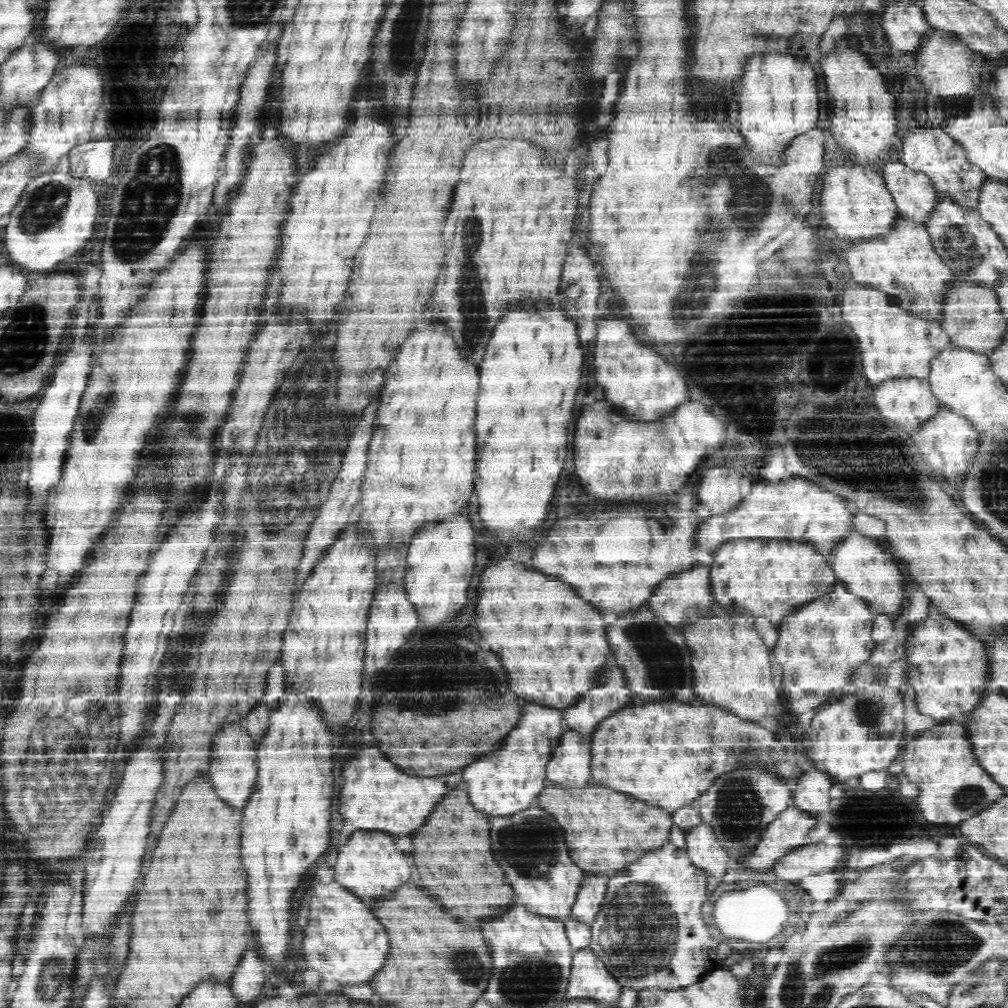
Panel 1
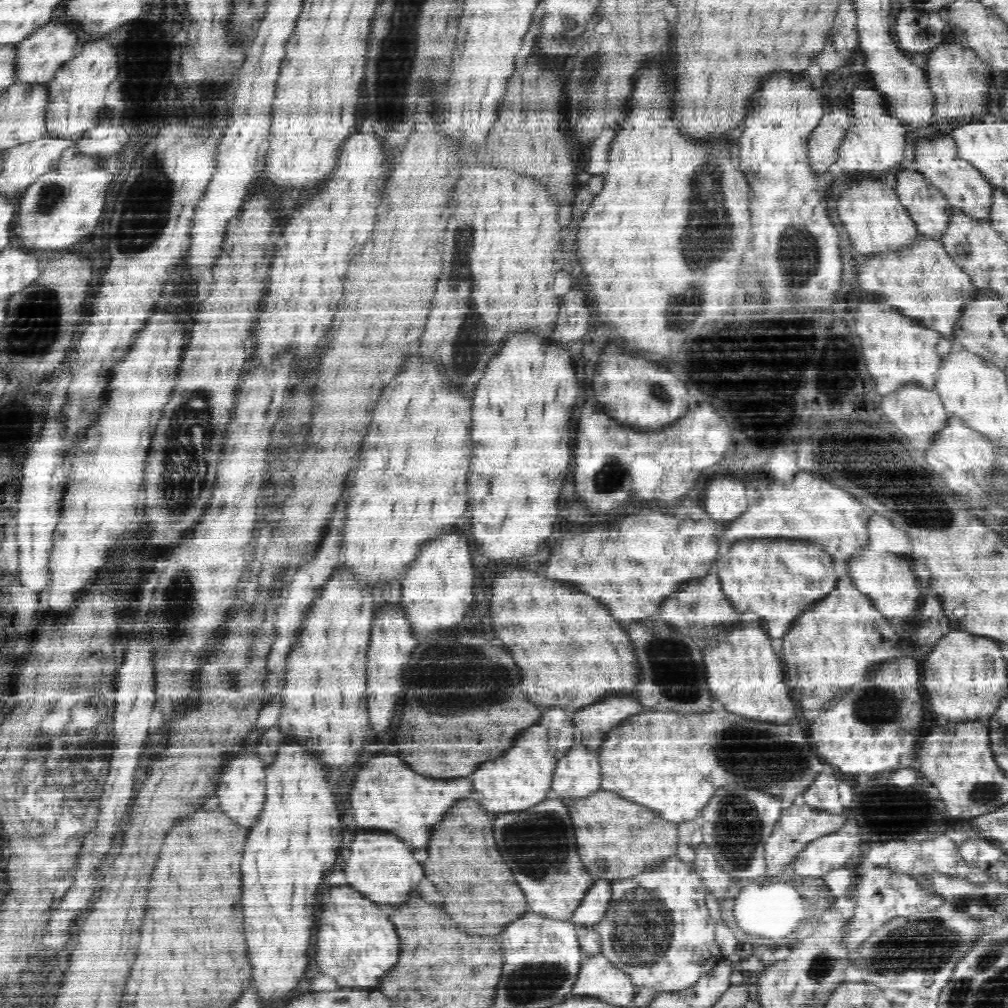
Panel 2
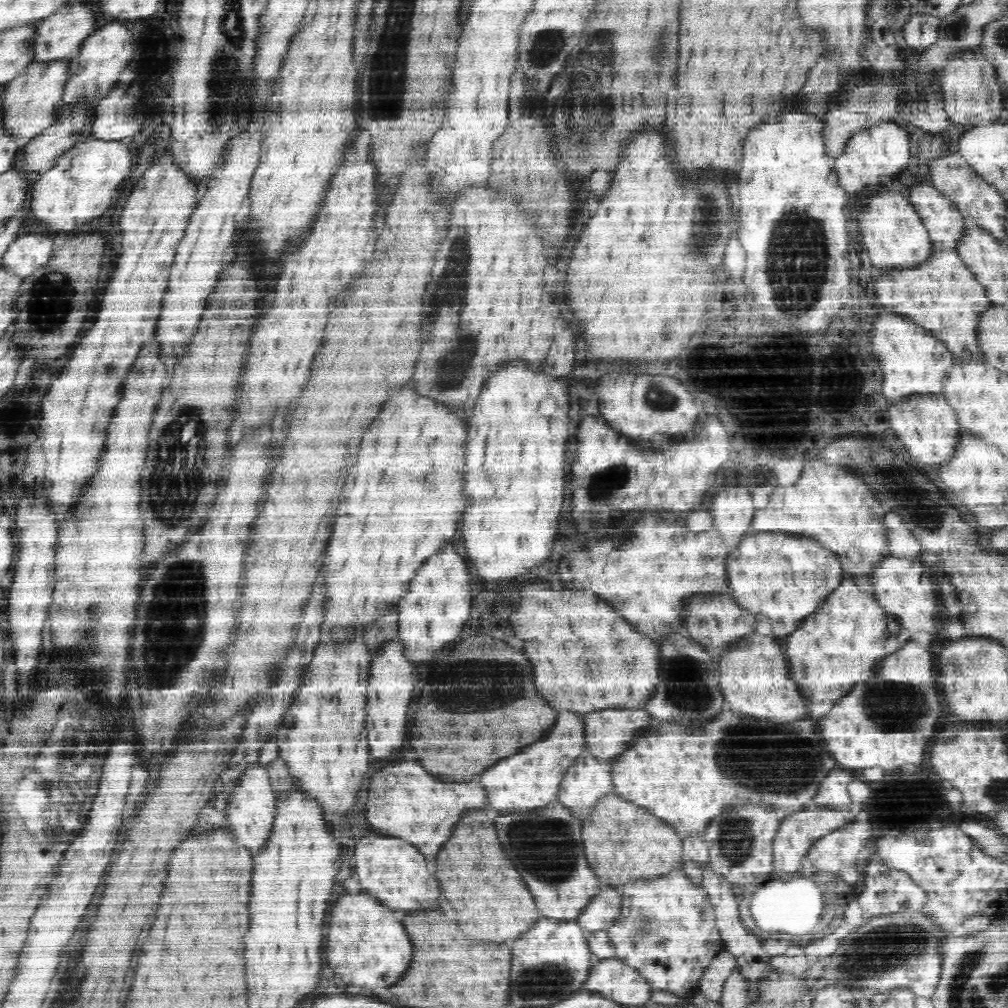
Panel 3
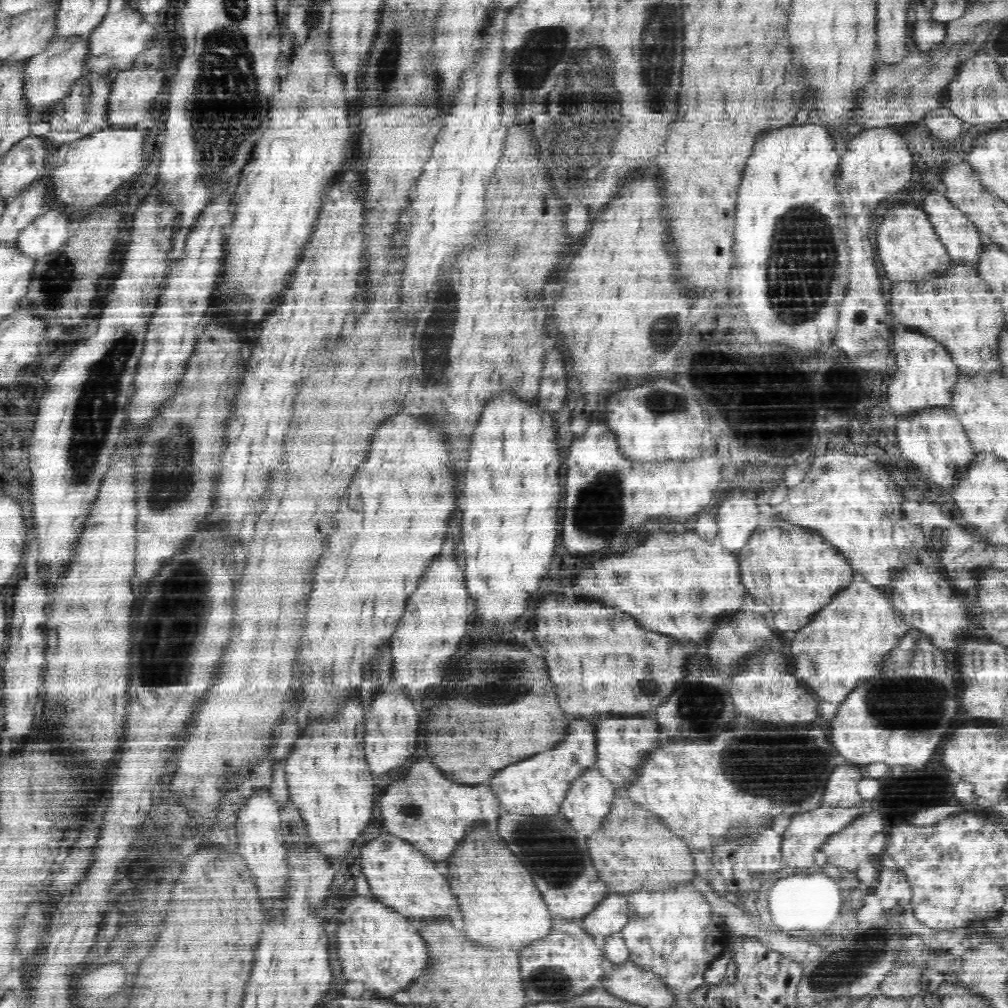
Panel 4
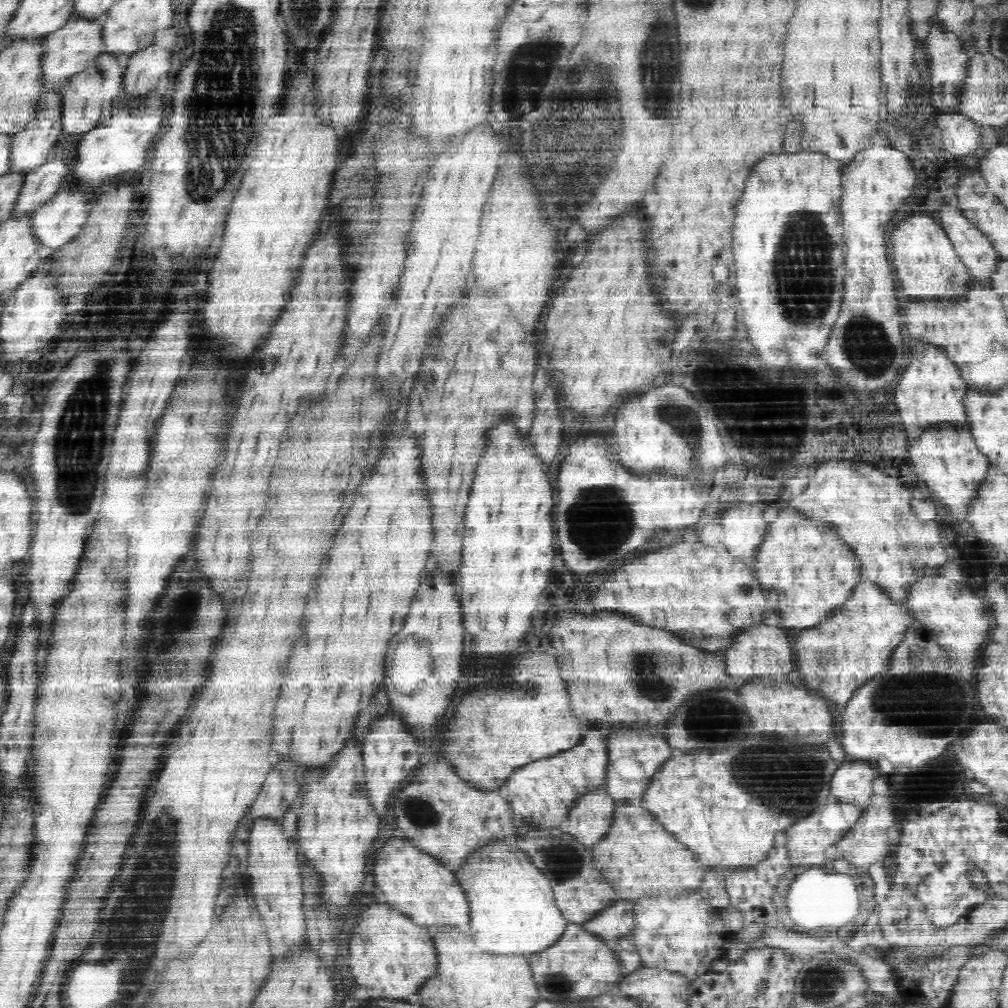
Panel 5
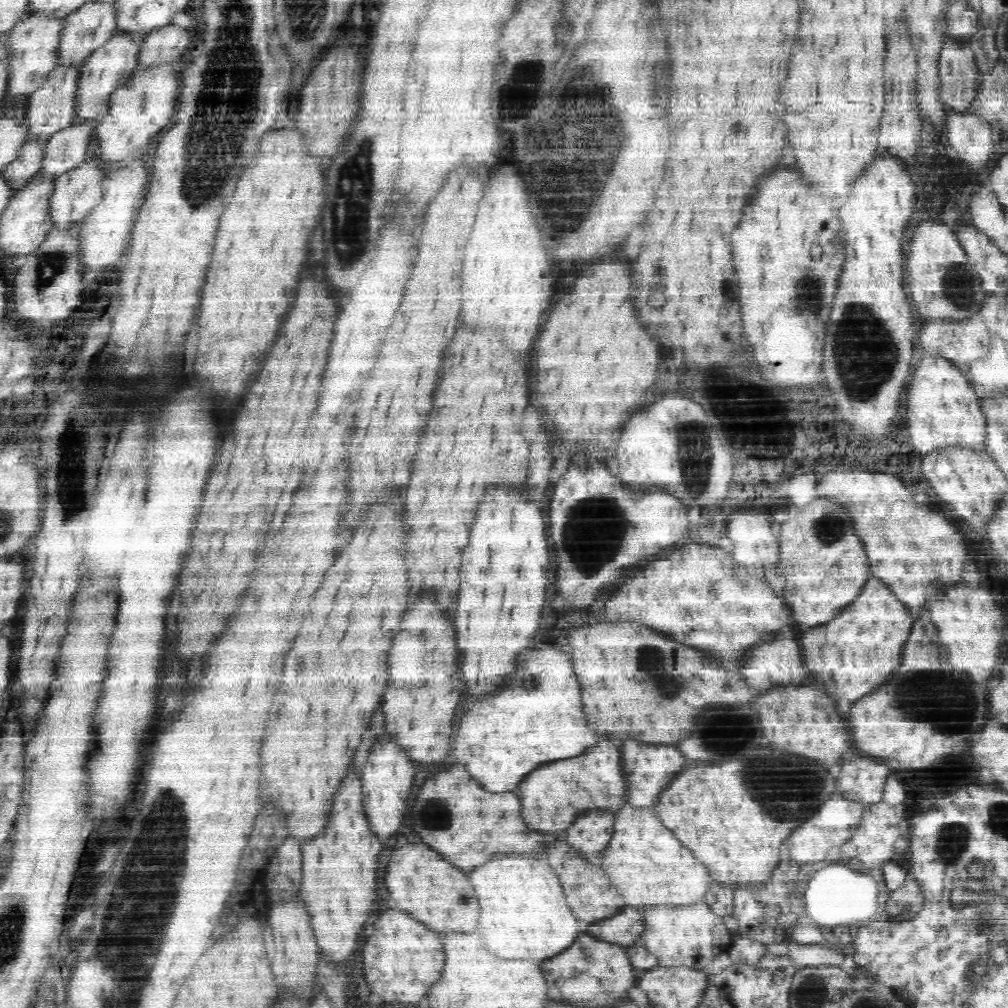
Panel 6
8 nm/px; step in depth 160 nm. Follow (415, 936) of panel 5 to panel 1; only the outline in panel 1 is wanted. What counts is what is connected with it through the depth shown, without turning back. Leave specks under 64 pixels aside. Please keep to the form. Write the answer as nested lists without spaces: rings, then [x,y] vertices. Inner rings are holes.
[[[338,882],[314,886],[314,896],[310,898],[310,922],[304,938],[304,956],[310,968],[316,968],[326,980],[336,980],[338,984],[364,984],[370,982],[376,976],[376,972],[382,970],[382,966],[388,960],[388,954],[390,940],[386,928],[358,896],[344,890],[344,886],[340,886]]]

